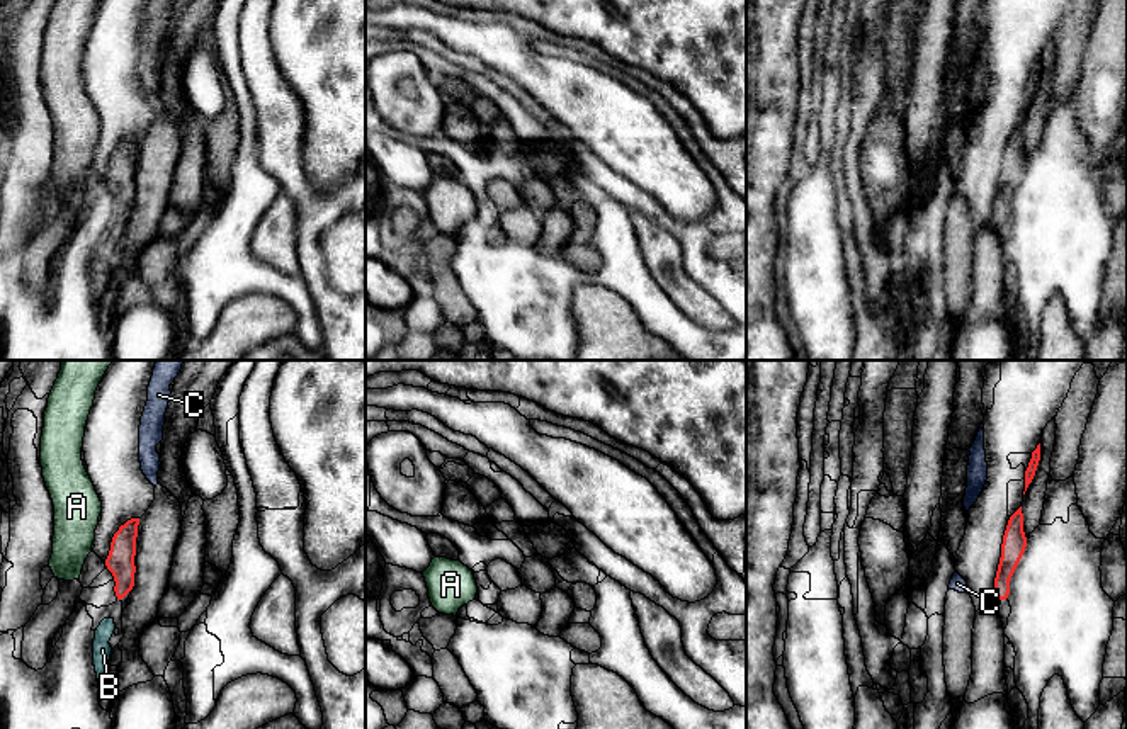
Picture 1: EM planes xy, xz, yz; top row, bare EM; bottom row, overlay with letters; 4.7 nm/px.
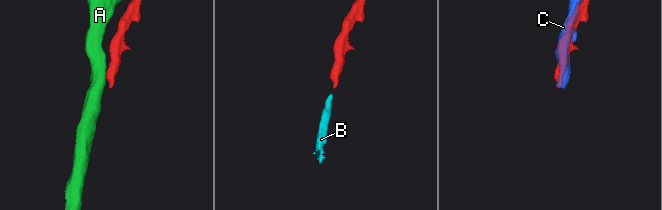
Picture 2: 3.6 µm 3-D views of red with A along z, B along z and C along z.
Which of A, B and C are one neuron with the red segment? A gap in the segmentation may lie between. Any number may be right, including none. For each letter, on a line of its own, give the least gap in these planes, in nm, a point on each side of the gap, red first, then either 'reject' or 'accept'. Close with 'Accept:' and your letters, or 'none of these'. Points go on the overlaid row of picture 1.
A: 80 nm | xy (111, 542), (94, 539) | reject
B: 100 nm | xy (118, 599), (109, 617) | accept
C: 120 nm | yz (993, 588), (968, 588) | reject
Accept: B

